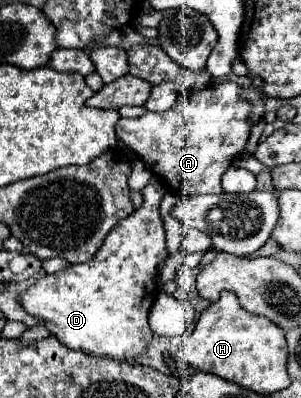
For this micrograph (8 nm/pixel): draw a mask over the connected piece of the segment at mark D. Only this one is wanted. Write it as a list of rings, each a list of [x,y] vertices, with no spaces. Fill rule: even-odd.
[[[153,177],[149,181],[149,185],[143,189],[141,209],[137,209],[135,213],[131,213],[131,217],[123,219],[117,227],[113,227],[101,249],[89,261],[71,265],[69,269],[55,275],[45,275],[21,295],[21,305],[31,315],[35,315],[51,331],[51,335],[63,341],[63,345],[67,345],[69,349],[87,351],[95,357],[101,355],[119,361],[133,361],[135,357],[141,357],[147,351],[147,345],[153,337],[153,331],[147,323],[147,315],[155,301],[153,291],[157,291],[157,265],[167,257],[165,225],[159,211],[159,203],[167,193],[167,187],[161,185],[165,183],[159,177]]]

